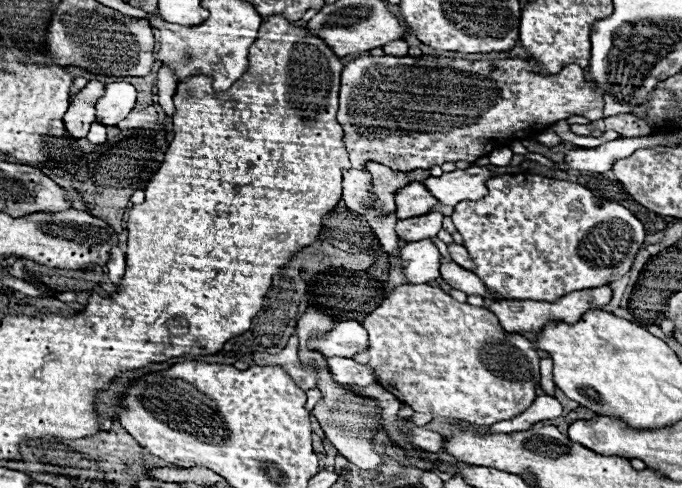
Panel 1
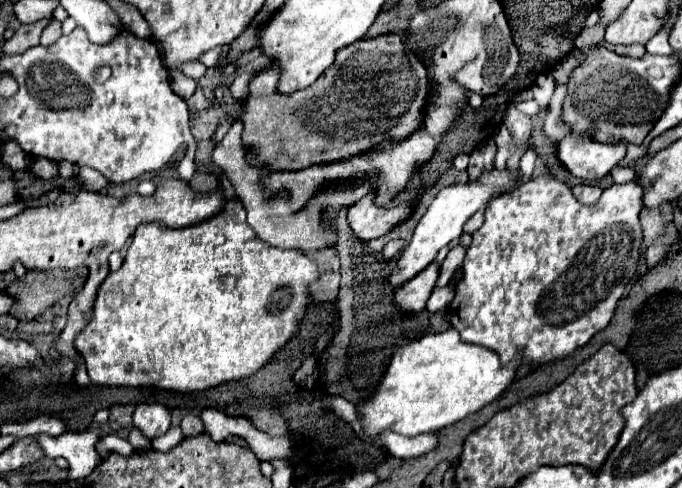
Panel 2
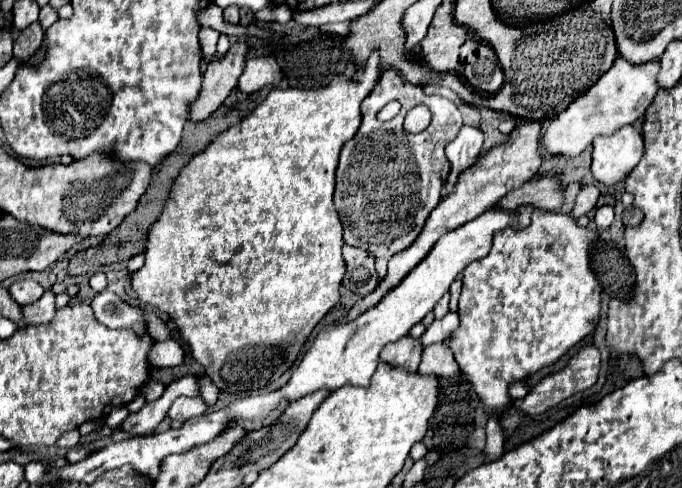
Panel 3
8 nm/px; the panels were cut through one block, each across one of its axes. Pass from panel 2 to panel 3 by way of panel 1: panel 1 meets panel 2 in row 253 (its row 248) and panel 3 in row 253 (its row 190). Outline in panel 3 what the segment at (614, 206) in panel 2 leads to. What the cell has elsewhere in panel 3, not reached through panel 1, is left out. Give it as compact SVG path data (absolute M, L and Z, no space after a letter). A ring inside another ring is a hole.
M536 210L536 216L532 216L532 224L528 224L528 228L508 226L504 232L496 232L488 256L468 264L464 270L464 286L458 308L460 326L452 332L448 346L490 418L500 416L512 406L508 394L508 386L512 382L526 380L540 368L556 364L572 346L596 330L600 322L602 284L590 268L590 246L598 238L600 232L580 228L568 214Z

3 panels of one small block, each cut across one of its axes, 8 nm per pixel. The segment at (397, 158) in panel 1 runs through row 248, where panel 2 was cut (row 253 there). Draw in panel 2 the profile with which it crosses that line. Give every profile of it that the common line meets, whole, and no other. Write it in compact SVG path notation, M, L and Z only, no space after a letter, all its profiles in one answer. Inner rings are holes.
M396 238L396 240L390 240L386 246L384 246L384 258L386 260L390 260L390 258L394 258L394 256L398 256L400 252L402 252L402 248L404 248L404 240L402 238Z

